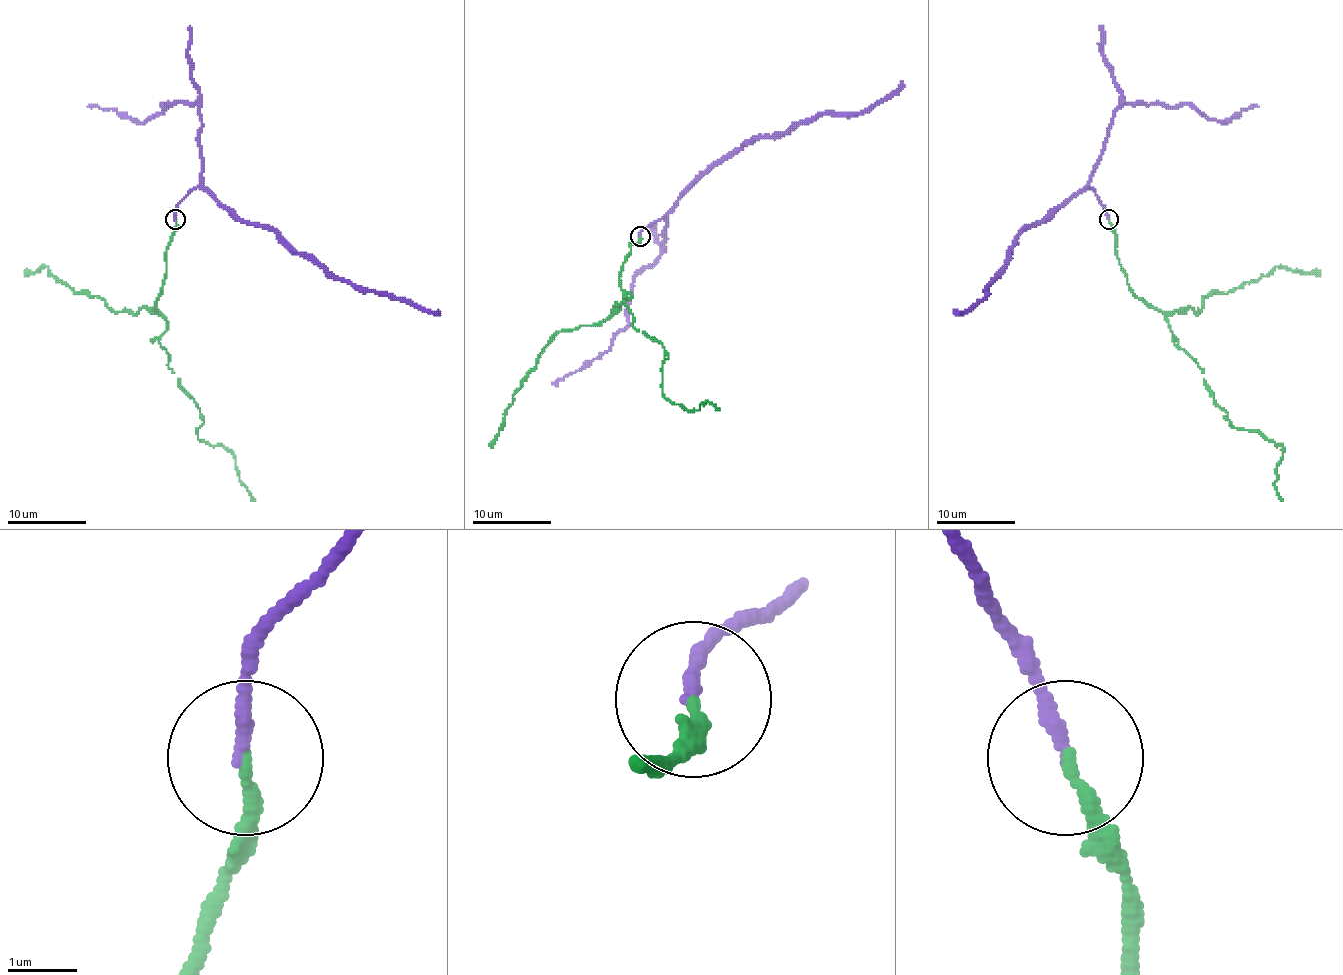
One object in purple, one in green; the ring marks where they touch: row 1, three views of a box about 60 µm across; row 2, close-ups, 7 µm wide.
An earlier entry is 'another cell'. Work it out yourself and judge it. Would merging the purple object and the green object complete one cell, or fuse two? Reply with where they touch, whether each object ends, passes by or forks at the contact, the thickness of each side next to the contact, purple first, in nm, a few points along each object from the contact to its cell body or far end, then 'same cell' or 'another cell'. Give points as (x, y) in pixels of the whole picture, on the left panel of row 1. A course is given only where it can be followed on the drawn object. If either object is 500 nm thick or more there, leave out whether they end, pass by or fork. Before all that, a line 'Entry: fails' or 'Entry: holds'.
Entry: fails
at (175, 219); purple ends there; green ends there; 190 nm thick on the purple side, 190 nm on the other; purple runs (176, 219), (176, 207), (194, 189), (203, 187), (241, 219), (272, 229), (330, 272), (430, 311), (438, 309); green runs (176, 219), (154, 309), (166, 321), (158, 343), (198, 404), (203, 422), (198, 437), (233, 455), (255, 500); same cell

